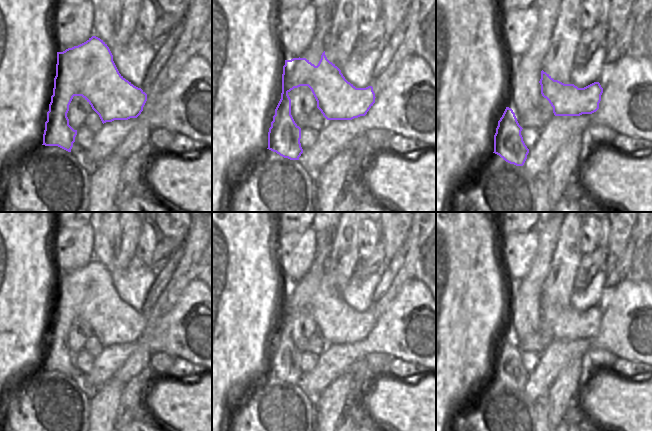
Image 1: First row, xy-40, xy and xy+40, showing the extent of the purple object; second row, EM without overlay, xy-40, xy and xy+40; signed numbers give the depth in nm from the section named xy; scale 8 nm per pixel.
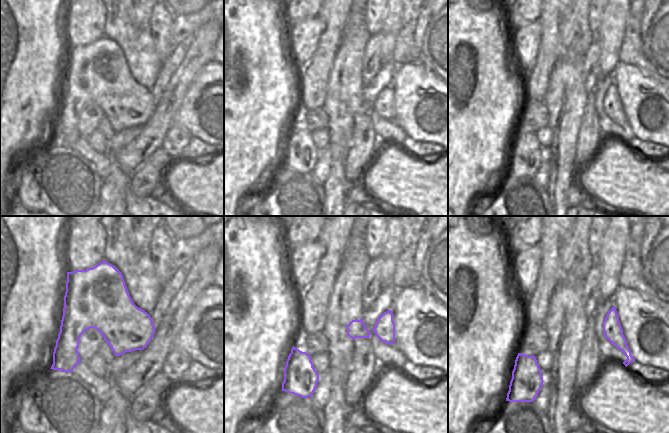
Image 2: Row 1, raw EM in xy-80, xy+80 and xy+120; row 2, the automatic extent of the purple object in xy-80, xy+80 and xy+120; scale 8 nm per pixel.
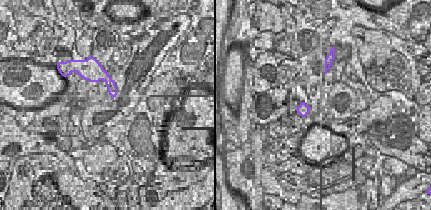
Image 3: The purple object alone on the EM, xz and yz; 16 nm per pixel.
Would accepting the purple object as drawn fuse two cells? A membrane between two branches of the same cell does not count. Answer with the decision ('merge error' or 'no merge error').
no merge error

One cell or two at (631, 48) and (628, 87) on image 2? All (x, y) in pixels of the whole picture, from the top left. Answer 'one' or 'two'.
two

